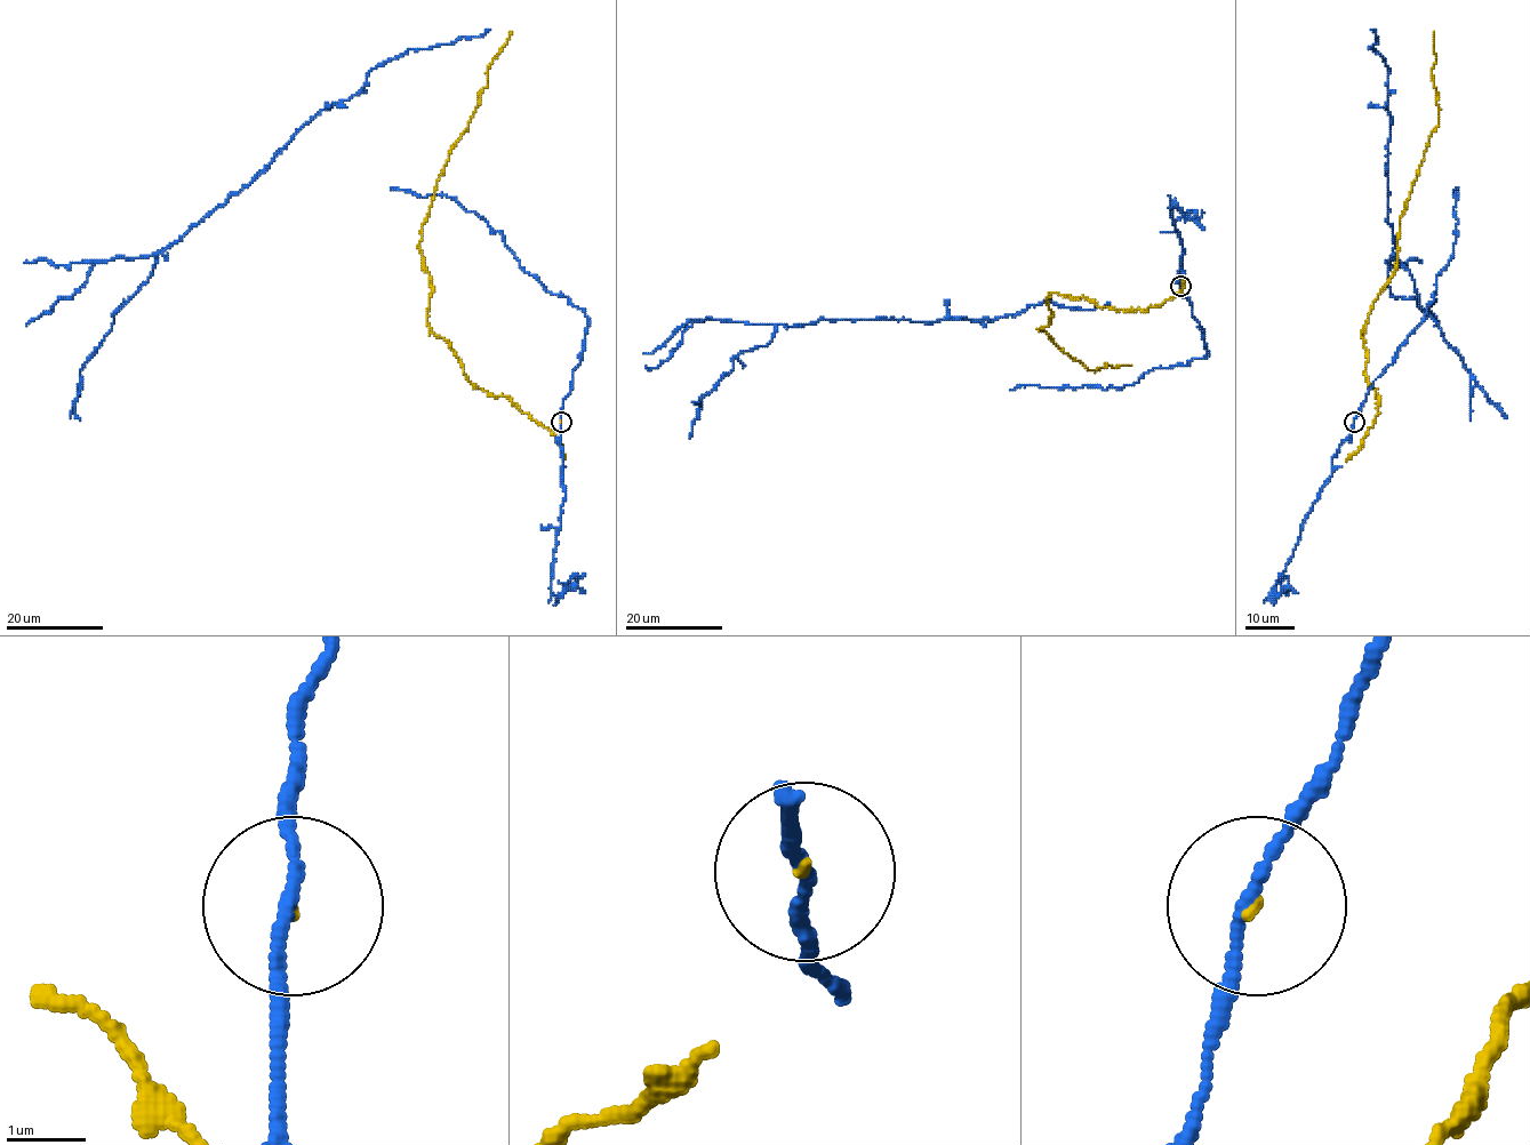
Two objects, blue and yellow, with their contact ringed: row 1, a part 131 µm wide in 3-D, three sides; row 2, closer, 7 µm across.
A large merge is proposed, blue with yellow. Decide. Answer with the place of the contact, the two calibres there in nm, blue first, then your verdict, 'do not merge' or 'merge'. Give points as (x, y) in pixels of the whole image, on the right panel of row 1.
place (1354, 422); calibres 130 and 50 nm; merge

